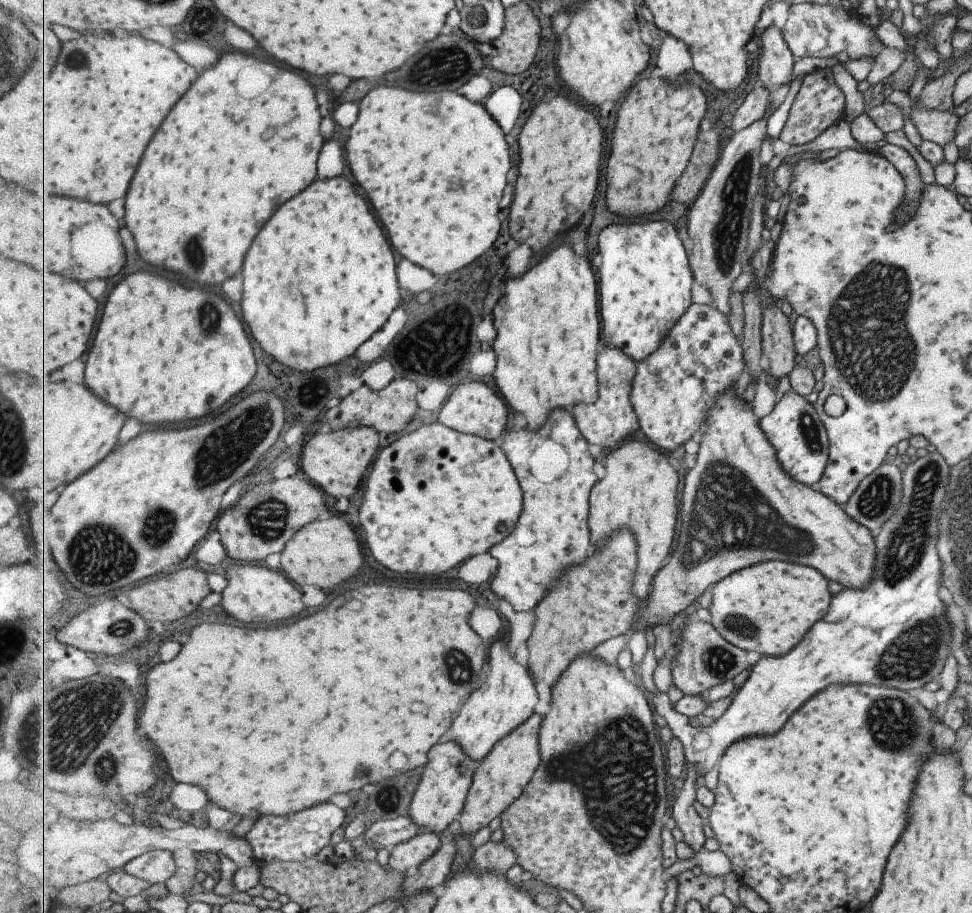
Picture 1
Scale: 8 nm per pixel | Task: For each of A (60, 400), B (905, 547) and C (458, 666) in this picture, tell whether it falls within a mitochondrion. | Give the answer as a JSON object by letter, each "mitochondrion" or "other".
{"A":"other","B":"mitochondrion","C":"mitochondrion"}

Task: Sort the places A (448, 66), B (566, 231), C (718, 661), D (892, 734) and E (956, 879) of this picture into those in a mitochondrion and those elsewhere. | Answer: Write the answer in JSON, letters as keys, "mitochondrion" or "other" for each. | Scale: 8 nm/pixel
{"A":"mitochondrion","B":"other","C":"mitochondrion","D":"mitochondrion","E":"other"}

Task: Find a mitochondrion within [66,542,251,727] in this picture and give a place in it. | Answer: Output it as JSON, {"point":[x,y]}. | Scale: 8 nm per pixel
{"point":[123,626]}

